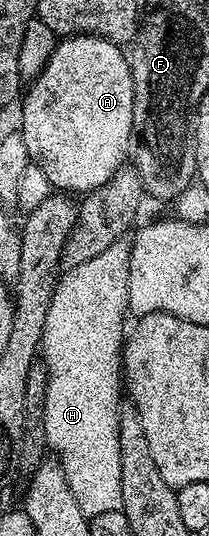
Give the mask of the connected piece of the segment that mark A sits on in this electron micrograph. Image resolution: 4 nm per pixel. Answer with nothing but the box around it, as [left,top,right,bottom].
[20,35,134,193]

